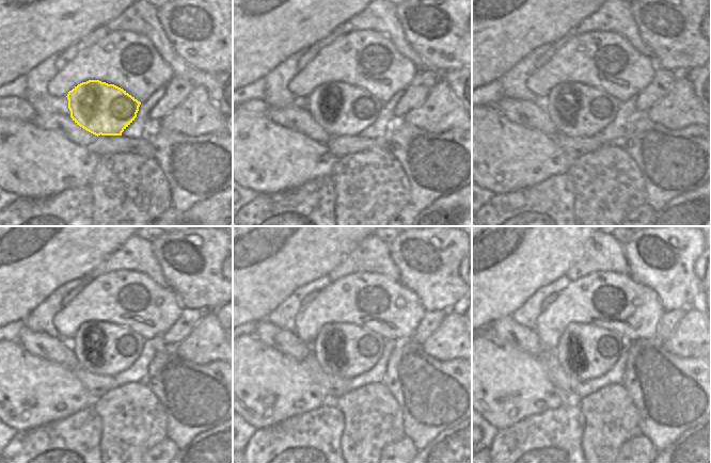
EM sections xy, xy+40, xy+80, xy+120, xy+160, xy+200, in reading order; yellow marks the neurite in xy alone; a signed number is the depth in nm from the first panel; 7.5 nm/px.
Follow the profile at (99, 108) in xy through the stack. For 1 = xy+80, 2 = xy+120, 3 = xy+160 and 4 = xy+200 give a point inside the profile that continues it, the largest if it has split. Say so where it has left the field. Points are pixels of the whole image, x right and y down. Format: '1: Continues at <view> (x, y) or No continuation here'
1: Continues at xy+80 (588, 110)
2: Continues at xy+120 (119, 348)
3: Continues at xy+160 (359, 348)
4: Continues at xy+200 (599, 349)

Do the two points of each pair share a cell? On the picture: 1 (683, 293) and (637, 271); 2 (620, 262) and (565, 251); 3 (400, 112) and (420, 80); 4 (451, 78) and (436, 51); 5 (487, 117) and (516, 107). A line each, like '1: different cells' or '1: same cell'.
1: same cell
2: different cells
3: same cell
4: different cells
5: different cells

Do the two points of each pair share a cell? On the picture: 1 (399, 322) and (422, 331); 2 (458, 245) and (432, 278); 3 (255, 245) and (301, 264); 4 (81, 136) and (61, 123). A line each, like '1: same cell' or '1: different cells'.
1: different cells
2: same cell
3: same cell
4: same cell

